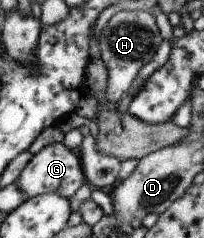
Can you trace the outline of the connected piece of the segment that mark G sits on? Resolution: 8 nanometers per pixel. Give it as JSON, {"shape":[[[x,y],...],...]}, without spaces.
{"shape":[[[56,142],[46,145],[33,156],[32,161],[28,163],[20,175],[18,187],[28,197],[28,200],[32,197],[56,192],[71,199],[84,183],[88,182],[81,158],[76,157],[63,142]]]}

